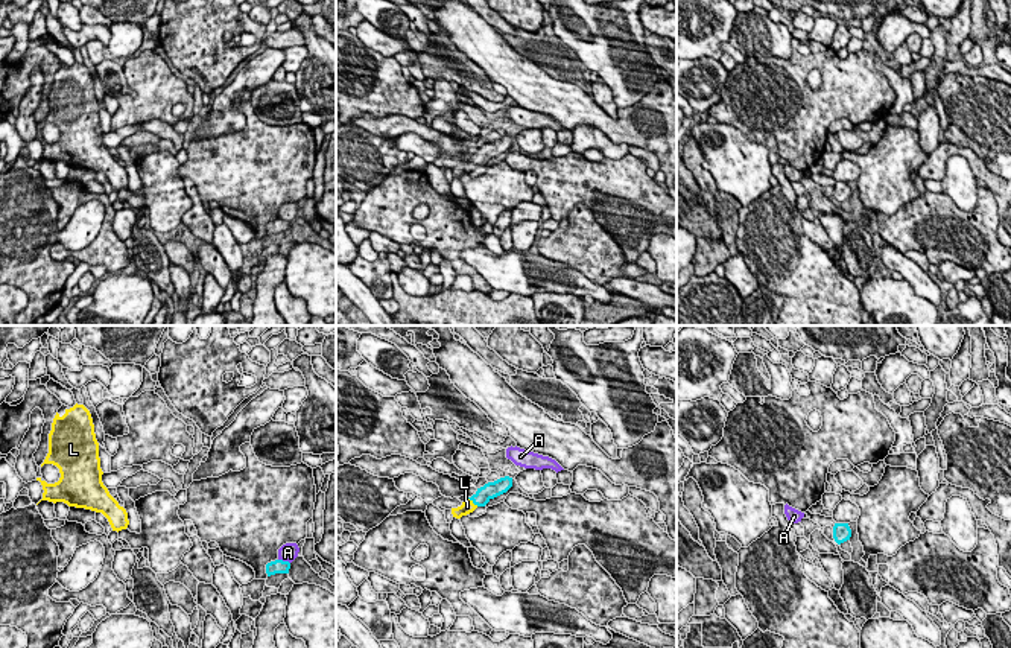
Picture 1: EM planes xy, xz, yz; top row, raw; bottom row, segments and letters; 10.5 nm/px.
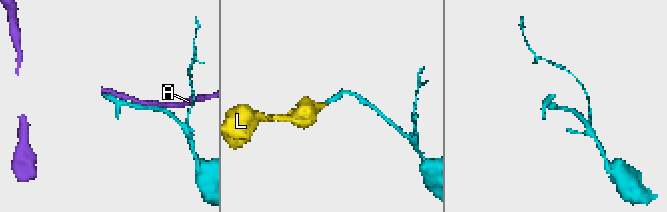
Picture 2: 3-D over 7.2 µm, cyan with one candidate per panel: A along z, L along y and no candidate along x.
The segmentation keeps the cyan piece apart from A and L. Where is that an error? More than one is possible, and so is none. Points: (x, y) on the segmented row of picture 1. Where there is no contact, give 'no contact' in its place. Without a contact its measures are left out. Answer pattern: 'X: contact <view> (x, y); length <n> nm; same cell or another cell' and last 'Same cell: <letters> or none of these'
A: contact xy (285, 562); length 140 nm; another cell
L: contact xz (473, 502); length 140 nm; same cell
Same cell: L

